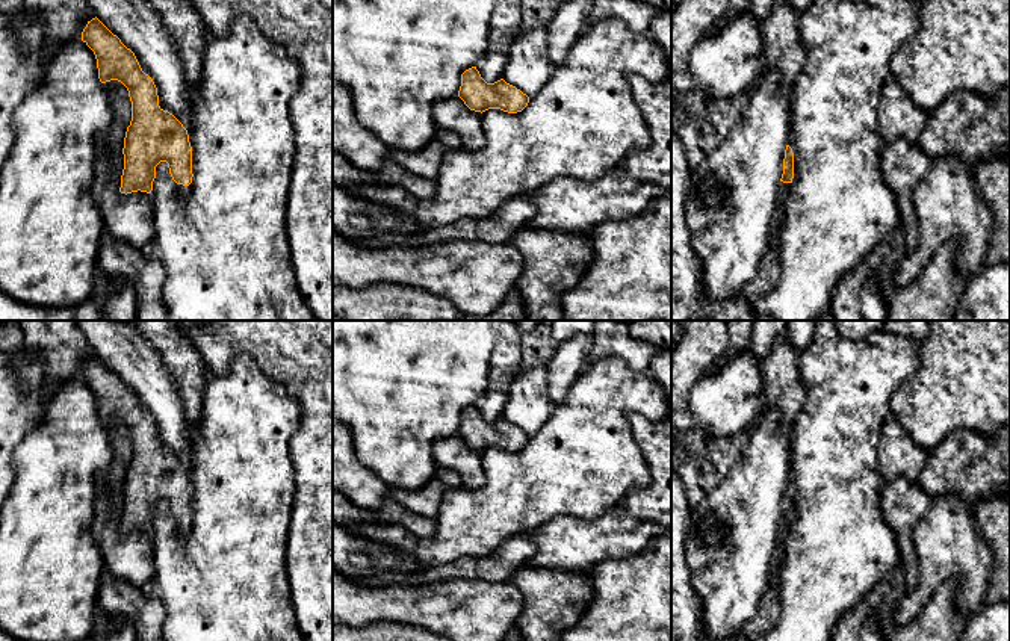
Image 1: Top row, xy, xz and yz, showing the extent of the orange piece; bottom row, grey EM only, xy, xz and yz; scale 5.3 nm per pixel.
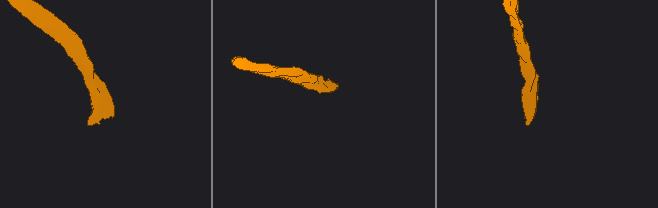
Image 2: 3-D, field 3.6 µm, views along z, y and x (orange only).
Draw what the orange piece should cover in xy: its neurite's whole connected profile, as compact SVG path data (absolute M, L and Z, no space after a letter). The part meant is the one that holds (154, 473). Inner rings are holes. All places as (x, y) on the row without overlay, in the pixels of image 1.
M97 355L88 360L82 379L94 390L101 422L118 419L132 440L132 460L124 476L121 532L151 532L156 505L166 500L180 535L192 526L192 485L187 469L159 444L157 426L121 378Z

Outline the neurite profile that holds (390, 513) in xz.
M333 491L333 523L348 529L361 523L401 525L422 538L431 538L437 531L435 519L419 516L390 497L378 509L366 511L339 491Z

